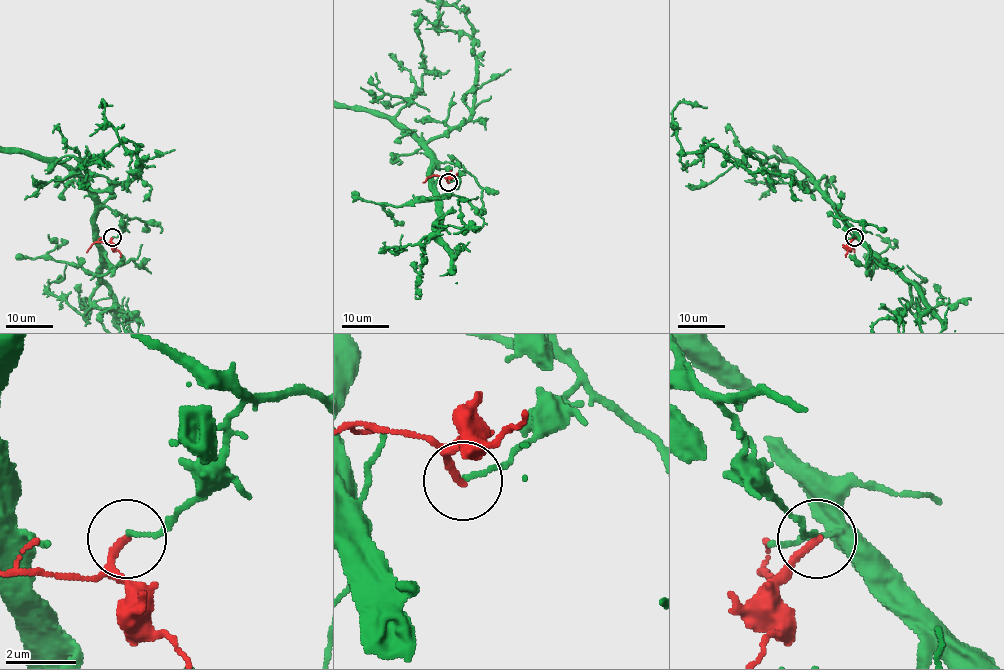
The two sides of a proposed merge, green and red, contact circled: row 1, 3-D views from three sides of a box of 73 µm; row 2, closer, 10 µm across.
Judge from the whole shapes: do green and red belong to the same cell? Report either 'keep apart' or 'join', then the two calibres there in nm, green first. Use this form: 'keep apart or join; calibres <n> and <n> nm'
keep apart; calibres 110 and 200 nm

